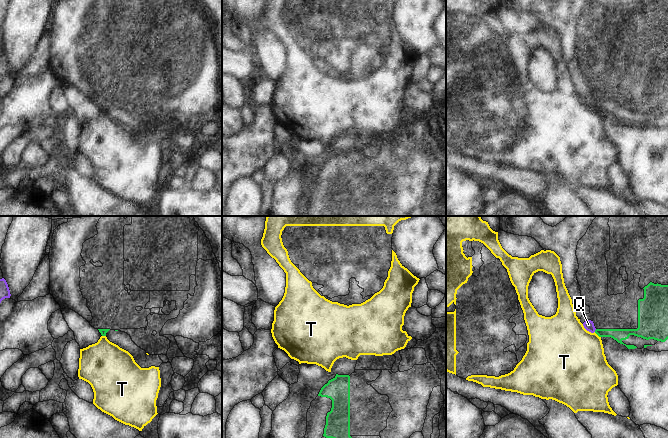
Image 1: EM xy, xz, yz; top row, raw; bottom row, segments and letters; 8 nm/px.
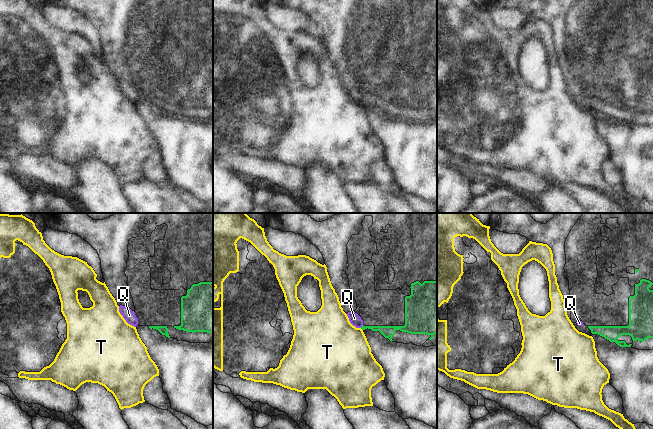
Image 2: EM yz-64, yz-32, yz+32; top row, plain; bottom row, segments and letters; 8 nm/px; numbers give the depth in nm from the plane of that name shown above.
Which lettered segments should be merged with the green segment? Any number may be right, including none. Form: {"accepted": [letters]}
{"accepted": []}

